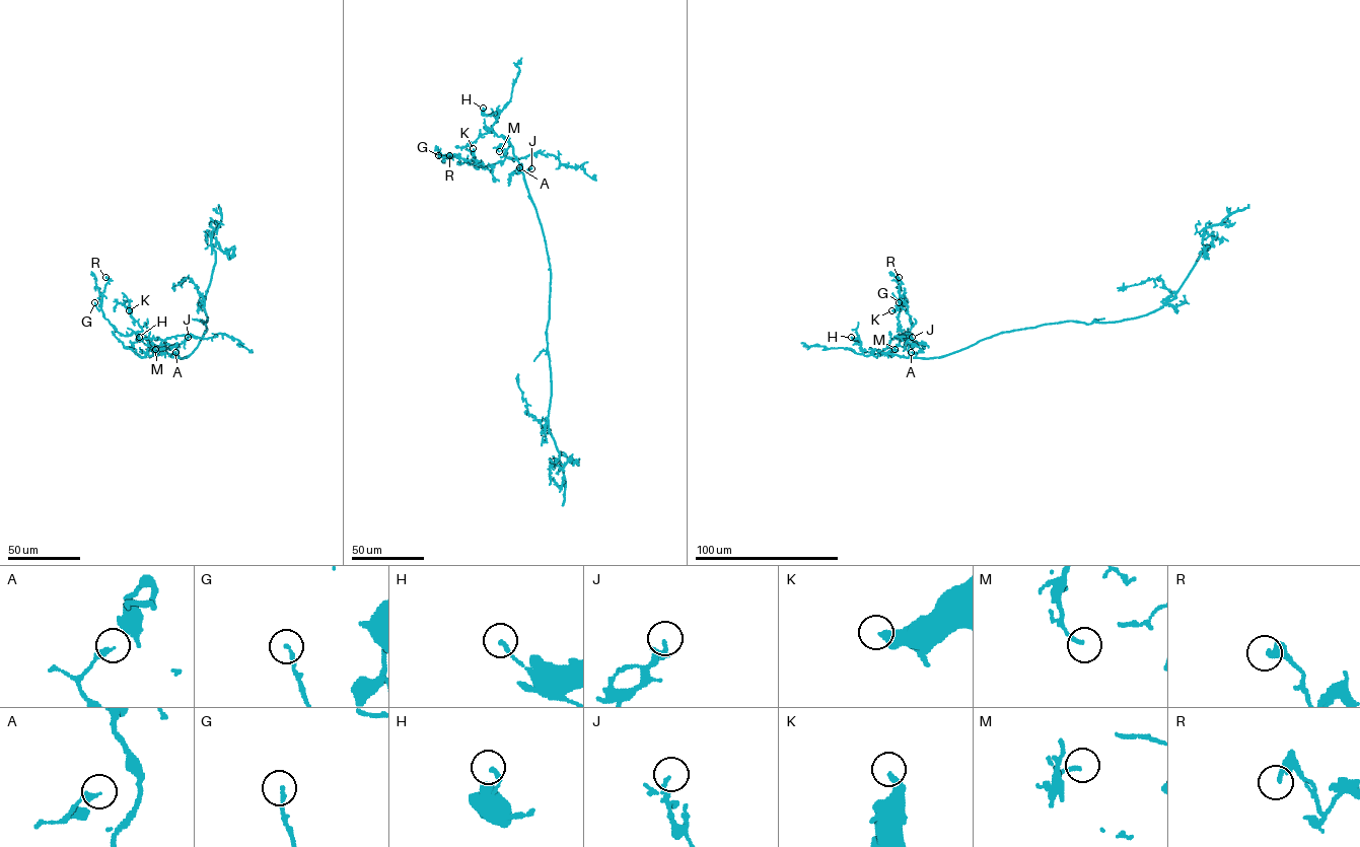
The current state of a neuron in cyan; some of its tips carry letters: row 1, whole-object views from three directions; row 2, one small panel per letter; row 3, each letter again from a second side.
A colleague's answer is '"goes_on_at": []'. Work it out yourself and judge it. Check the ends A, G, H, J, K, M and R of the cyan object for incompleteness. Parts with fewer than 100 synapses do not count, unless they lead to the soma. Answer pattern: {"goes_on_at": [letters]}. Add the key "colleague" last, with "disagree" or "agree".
{"goes_on_at": [], "colleague": "agree"}

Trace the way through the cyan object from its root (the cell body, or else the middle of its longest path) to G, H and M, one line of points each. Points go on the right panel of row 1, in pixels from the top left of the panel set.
G: (1020, 329), (941, 357), (901, 357), (888, 352), (909, 337), (910, 332), (904, 336), (898, 326), (899, 302)
H: (1020, 329), (1001, 332), (932, 358), (901, 357), (873, 349), (871, 354), (864, 355), (859, 338), (851, 337)
M: (1020, 329), (1001, 332), (941, 357), (884, 354), (895, 349)

